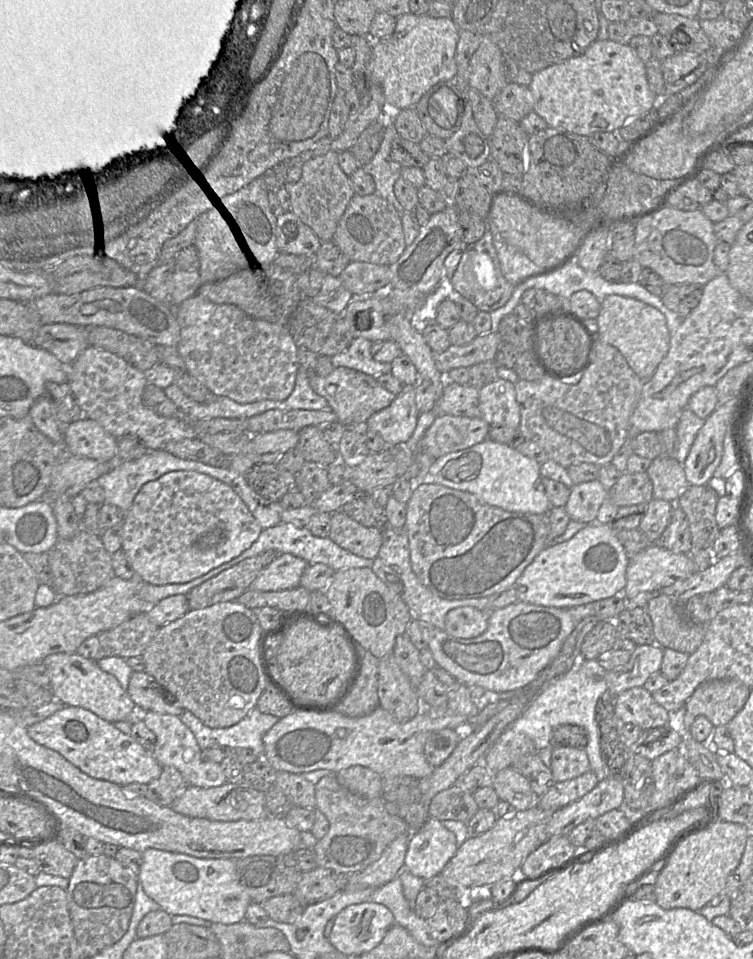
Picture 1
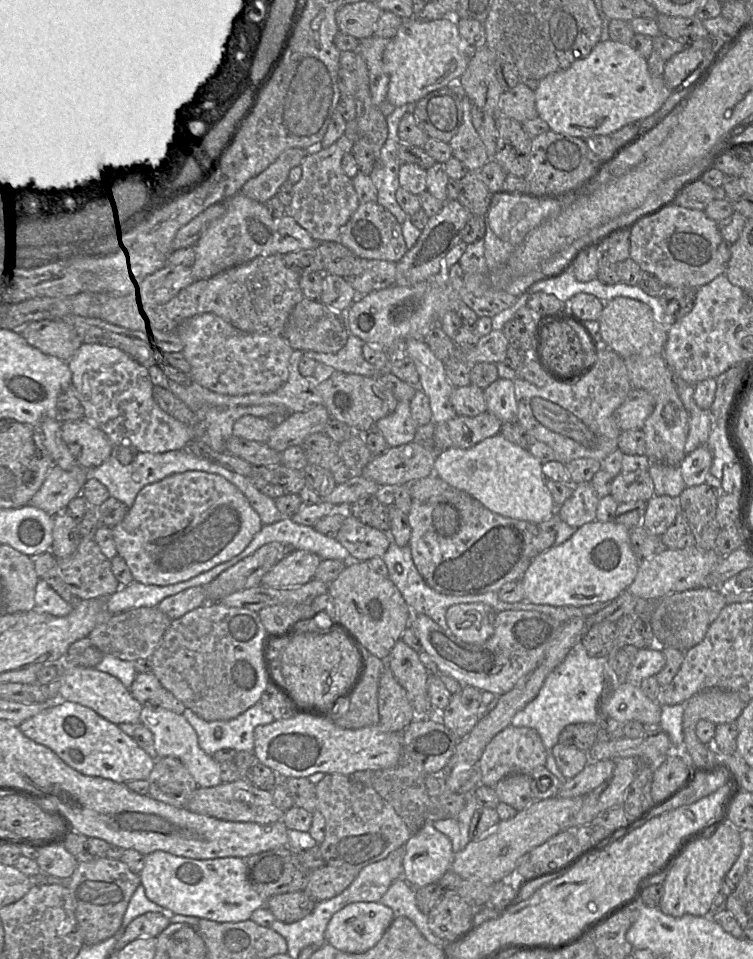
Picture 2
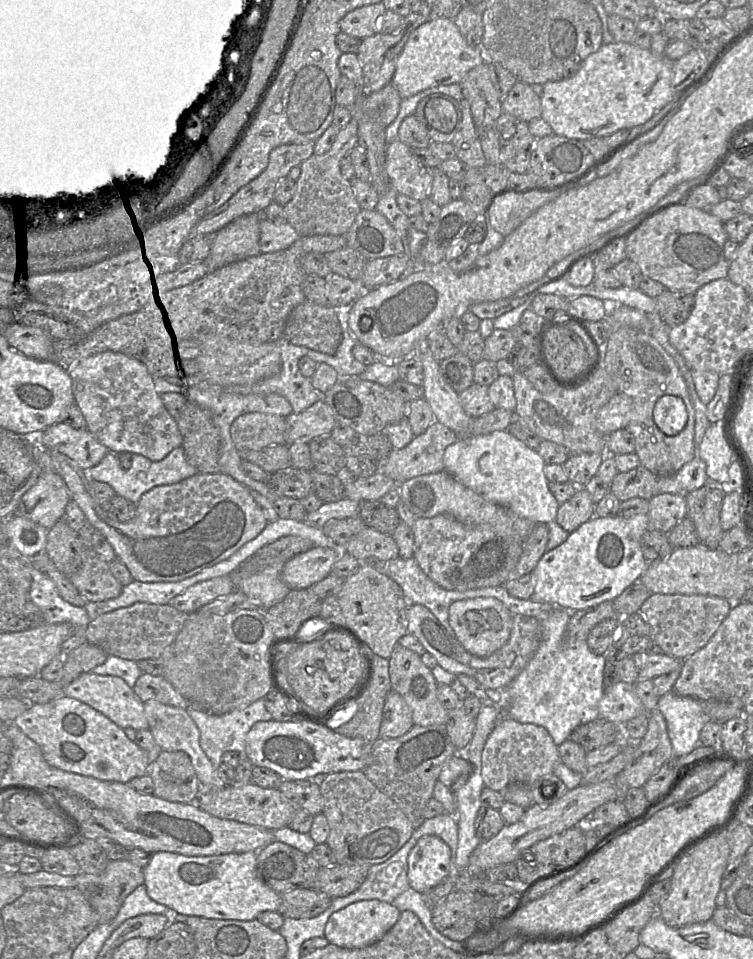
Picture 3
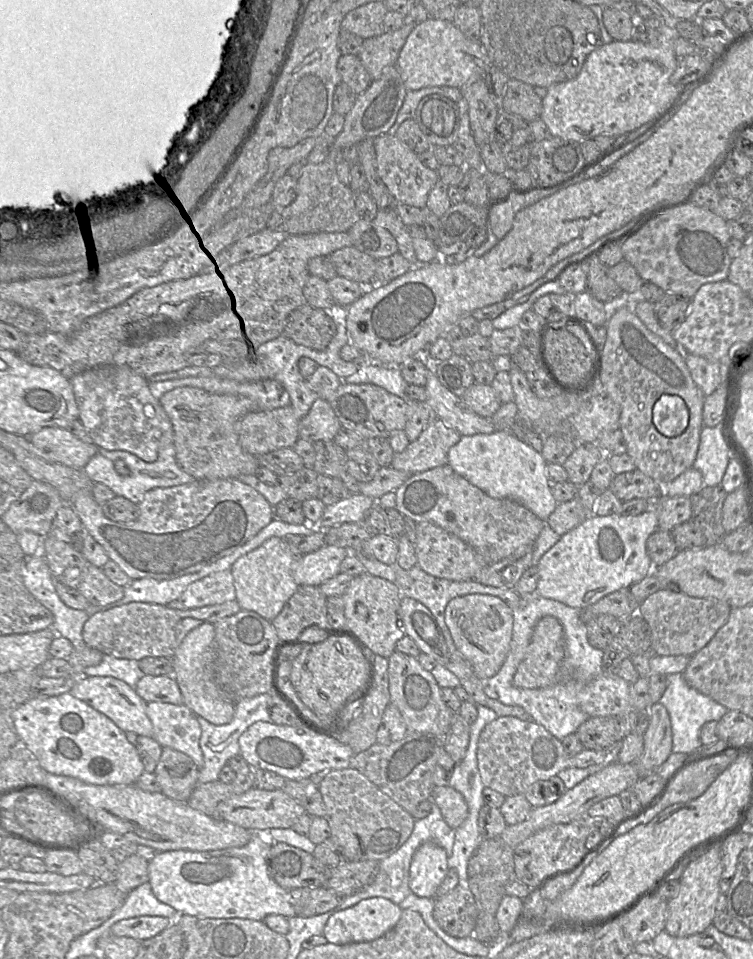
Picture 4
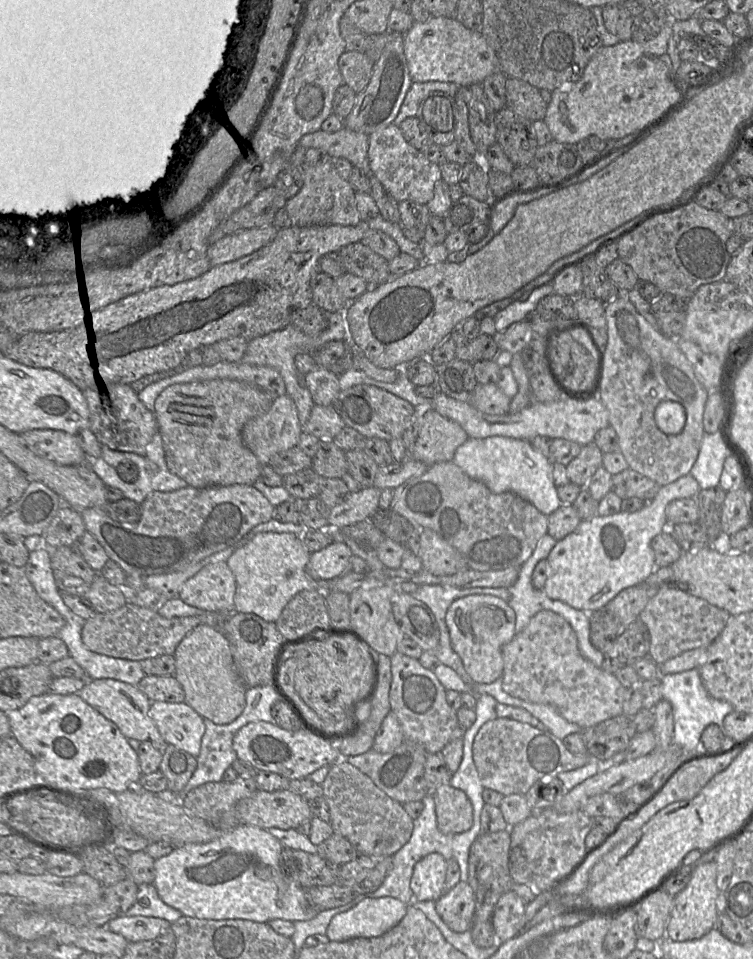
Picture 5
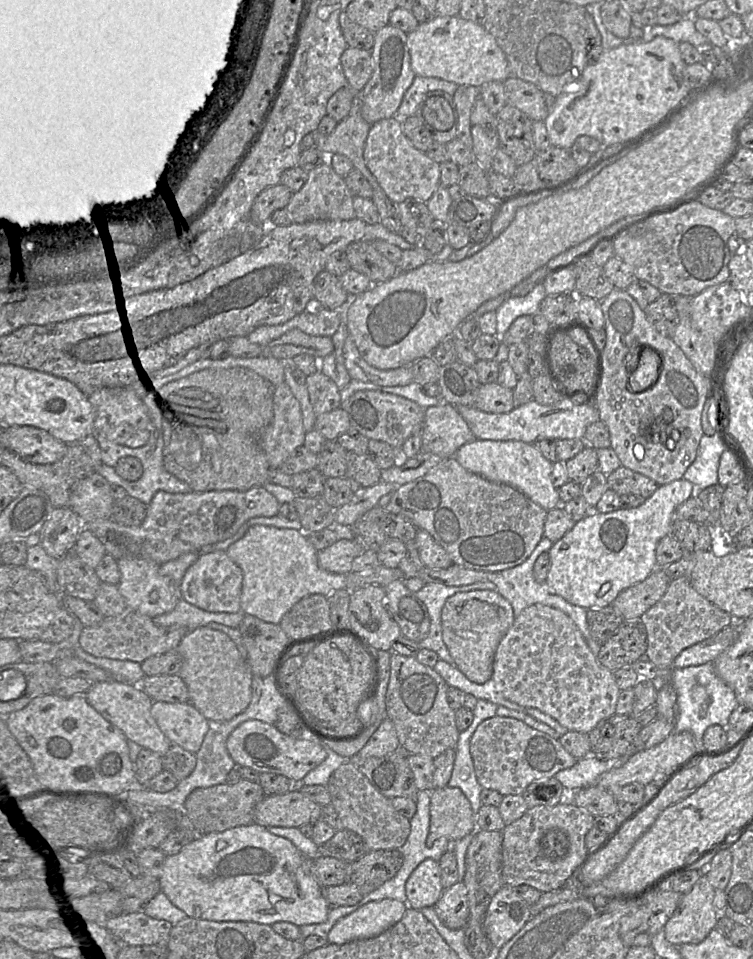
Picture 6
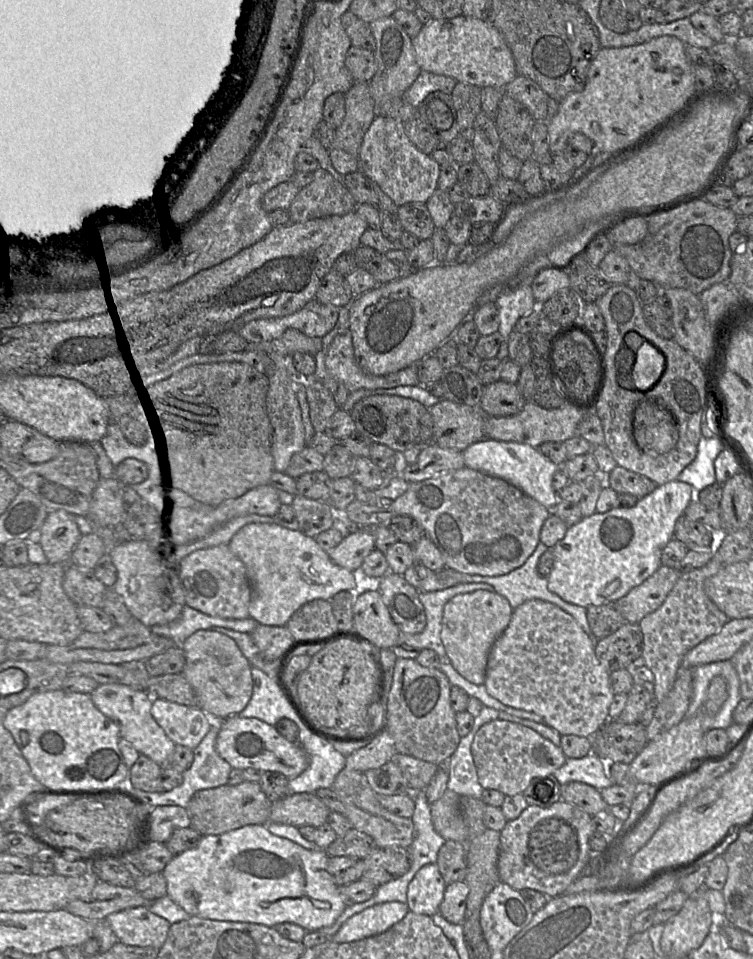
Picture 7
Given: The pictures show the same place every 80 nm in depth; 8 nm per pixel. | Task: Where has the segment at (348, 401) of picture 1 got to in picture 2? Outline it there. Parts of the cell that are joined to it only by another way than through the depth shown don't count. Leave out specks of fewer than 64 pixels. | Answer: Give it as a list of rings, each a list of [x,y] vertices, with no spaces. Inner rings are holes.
[[[335,371],[330,378],[316,384],[331,418],[348,425],[354,432],[364,434],[372,429],[378,420],[391,414],[399,400],[385,387],[378,377],[367,377]]]

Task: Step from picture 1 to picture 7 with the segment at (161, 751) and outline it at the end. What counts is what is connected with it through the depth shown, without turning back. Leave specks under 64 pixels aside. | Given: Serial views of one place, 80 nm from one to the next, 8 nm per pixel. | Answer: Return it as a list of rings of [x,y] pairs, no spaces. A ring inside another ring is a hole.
[[[153,698],[151,714],[174,742],[194,750],[211,727],[211,717],[201,708]]]

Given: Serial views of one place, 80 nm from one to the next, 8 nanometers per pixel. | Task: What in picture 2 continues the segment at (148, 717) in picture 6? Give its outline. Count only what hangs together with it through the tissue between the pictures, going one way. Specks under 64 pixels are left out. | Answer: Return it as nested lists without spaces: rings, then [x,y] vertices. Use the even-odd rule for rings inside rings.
[[[66,657],[61,661],[61,686],[59,694],[62,700],[89,707],[115,725],[123,723],[141,724],[140,714],[143,705],[132,696],[130,690],[120,680],[95,668],[68,665]]]

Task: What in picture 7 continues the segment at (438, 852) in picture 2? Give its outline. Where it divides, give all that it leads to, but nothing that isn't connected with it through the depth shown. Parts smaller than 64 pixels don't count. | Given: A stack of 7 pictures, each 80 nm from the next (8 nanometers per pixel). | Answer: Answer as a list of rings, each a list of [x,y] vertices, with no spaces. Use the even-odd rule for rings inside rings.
[[[436,863],[424,865],[408,885],[406,904],[409,911],[427,916],[437,914],[446,886]]]

